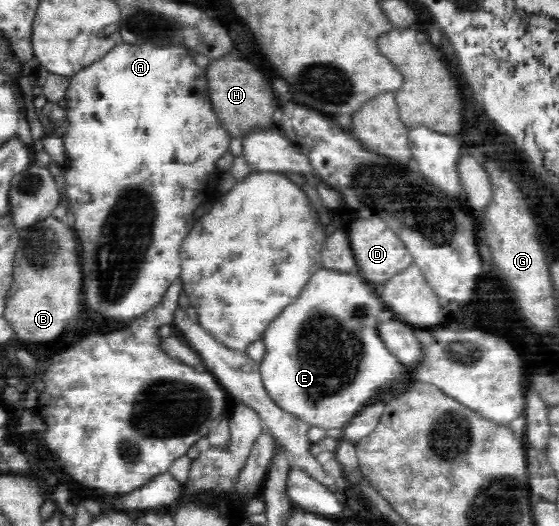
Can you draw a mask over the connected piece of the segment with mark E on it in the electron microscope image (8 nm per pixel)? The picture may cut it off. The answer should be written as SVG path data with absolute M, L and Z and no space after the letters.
M322 266L317 269L297 298L269 323L262 336L266 352L260 363L260 376L267 395L276 406L309 427L326 431L343 429L365 406L397 387L405 378L407 369L377 335L379 312L385 312L384 304L379 302L369 282L360 274L327 270Z

